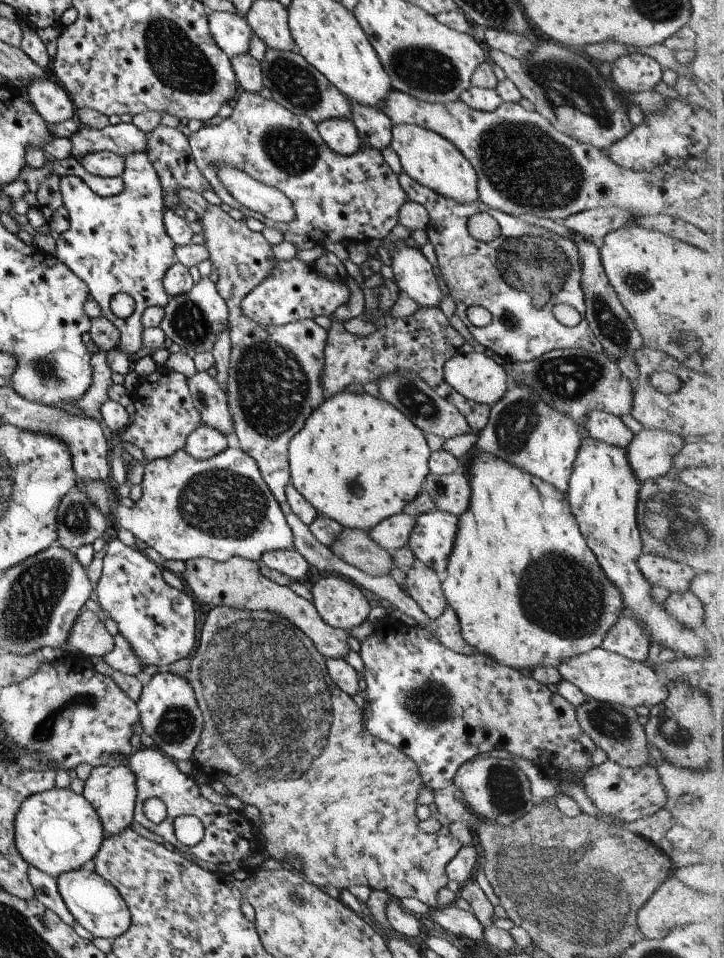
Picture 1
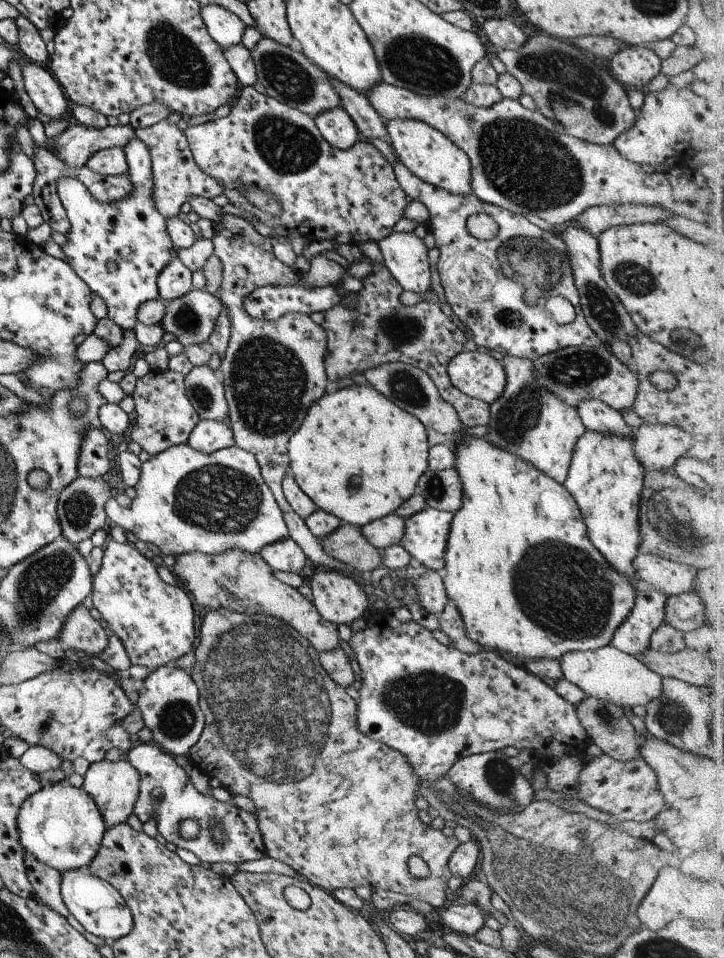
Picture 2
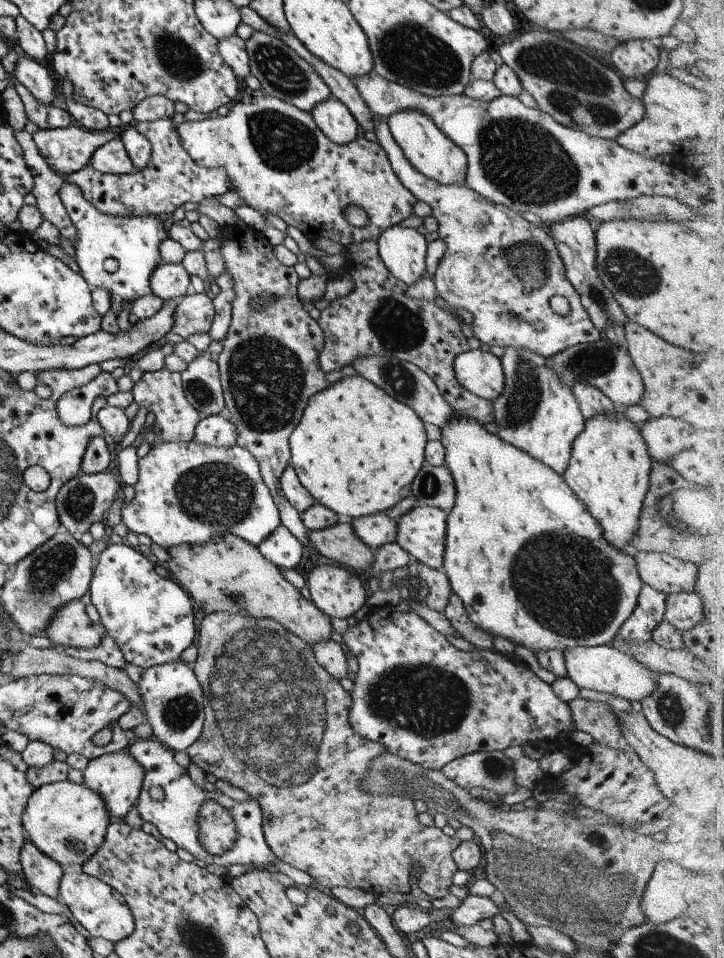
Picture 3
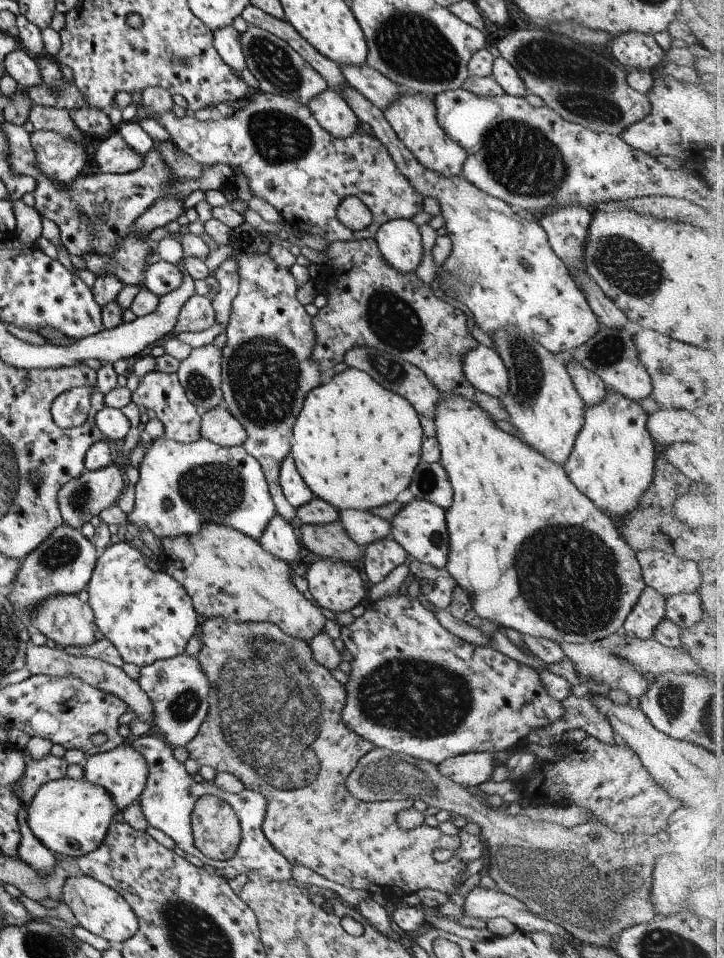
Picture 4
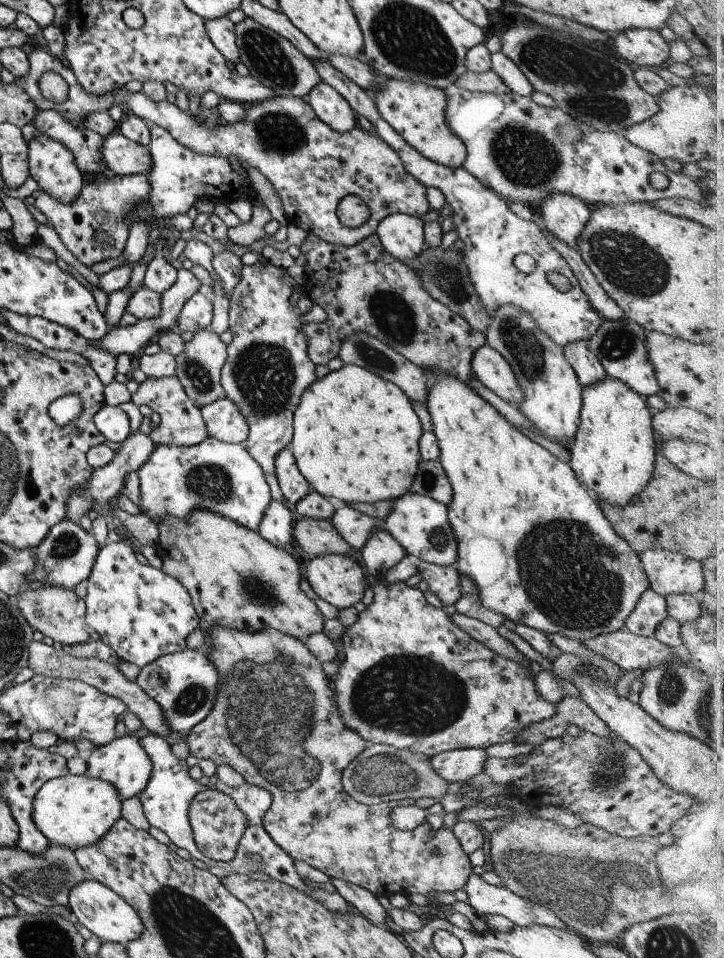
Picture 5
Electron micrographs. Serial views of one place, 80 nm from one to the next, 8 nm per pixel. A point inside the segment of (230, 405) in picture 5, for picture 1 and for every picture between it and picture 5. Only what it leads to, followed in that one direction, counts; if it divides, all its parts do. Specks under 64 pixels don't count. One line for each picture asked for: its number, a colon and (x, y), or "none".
1: (204, 442)
2: (207, 436)
3: (215, 430)
4: (218, 425)

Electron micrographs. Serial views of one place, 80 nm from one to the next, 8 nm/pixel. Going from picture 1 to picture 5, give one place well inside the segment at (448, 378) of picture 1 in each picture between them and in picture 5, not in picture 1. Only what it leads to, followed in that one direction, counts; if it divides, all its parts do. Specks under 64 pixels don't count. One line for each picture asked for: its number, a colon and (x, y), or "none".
2: (476, 374)
3: (478, 371)
4: (483, 368)
5: (488, 366)

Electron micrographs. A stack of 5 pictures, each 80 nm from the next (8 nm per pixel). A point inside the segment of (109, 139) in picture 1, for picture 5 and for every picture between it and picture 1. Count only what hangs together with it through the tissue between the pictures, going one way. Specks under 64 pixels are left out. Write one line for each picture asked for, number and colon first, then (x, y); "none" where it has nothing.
2: (75, 144)
3: (67, 150)
4: (60, 160)
5: (50, 164)

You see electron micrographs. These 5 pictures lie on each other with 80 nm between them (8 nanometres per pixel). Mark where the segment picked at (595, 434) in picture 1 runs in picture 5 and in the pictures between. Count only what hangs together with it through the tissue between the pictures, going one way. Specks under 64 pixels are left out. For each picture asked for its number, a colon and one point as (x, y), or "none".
2: (595, 415)
3: (591, 401)
4: (588, 384)
5: (586, 366)

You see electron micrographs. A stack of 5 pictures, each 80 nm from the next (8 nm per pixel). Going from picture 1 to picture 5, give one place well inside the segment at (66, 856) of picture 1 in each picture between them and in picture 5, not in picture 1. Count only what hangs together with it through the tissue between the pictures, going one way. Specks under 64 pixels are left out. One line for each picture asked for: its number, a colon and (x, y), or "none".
2: (59, 825)
3: (66, 821)
4: (69, 816)
5: (73, 810)

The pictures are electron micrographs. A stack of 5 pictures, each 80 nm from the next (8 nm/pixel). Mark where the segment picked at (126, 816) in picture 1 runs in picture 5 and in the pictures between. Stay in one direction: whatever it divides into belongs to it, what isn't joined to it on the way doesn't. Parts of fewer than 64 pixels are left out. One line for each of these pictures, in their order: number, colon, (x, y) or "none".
2: (113, 786)
3: (117, 777)
4: (122, 771)
5: (122, 762)

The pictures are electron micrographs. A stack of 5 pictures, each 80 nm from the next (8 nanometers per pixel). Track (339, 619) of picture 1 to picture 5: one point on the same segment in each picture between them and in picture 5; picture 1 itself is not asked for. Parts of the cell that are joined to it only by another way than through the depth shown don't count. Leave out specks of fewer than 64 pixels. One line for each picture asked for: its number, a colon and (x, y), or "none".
2: (338, 599)
3: (336, 592)
4: (334, 585)
5: (337, 579)

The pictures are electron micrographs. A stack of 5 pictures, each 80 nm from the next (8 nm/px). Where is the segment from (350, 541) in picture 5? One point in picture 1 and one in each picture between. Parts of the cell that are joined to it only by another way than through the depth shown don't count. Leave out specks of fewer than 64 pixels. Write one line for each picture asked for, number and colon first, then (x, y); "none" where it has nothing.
1: (391, 533)
2: (386, 531)
3: (373, 530)
4: (362, 527)

